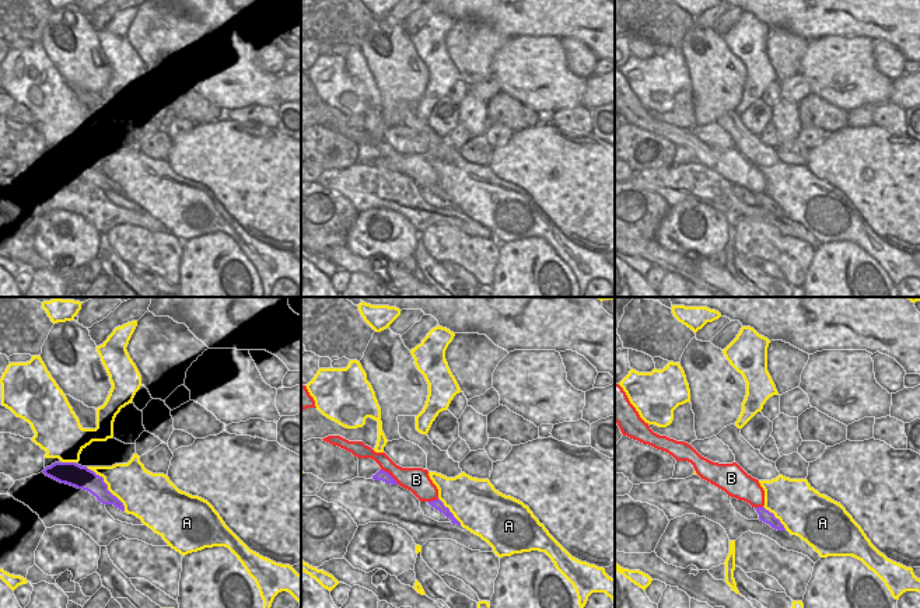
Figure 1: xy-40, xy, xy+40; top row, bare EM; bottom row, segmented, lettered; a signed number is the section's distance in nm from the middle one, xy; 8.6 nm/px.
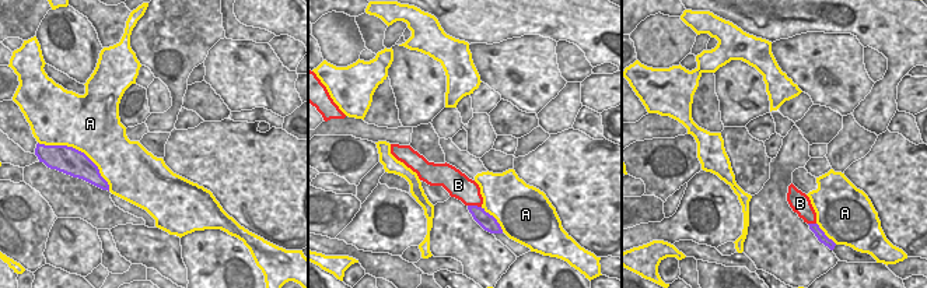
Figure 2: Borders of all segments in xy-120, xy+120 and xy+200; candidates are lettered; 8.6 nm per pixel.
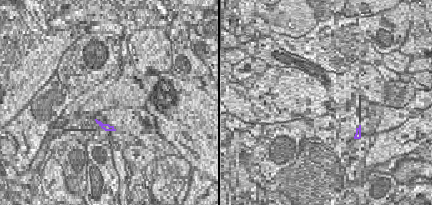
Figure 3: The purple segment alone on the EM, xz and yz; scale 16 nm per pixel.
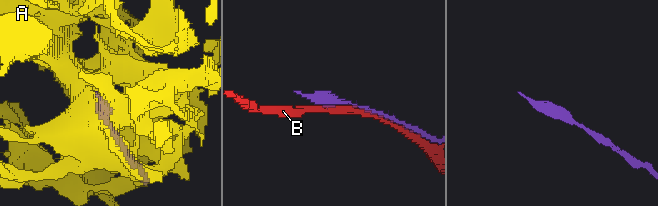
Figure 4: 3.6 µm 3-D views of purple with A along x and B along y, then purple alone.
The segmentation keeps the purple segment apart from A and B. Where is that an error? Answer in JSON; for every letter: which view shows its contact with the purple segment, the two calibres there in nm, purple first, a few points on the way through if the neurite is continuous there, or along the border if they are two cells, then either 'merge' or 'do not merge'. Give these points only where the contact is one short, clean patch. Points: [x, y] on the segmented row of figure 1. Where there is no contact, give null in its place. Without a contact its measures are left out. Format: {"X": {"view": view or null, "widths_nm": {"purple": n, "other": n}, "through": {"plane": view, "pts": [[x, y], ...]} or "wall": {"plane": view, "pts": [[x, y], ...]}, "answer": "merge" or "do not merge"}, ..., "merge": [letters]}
{"A": {"view": "xy-40", "widths_nm": {"purple": 190, "other": 360}, "answer": "do not merge"}, "B": {"view": "xy", "widths_nm": {"purple": 100, "other": 220}, "answer": "do not merge"}, "merge": []}

